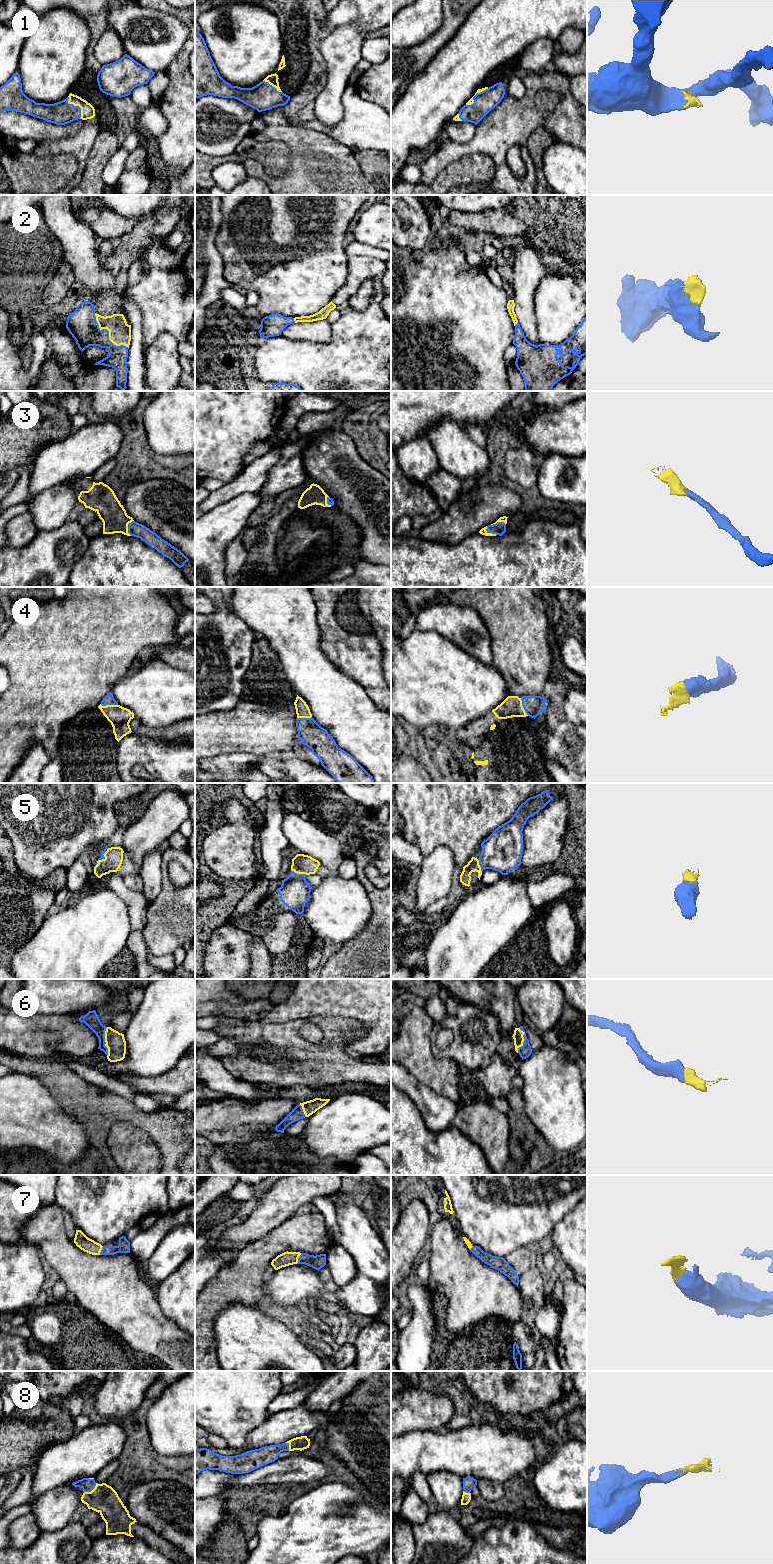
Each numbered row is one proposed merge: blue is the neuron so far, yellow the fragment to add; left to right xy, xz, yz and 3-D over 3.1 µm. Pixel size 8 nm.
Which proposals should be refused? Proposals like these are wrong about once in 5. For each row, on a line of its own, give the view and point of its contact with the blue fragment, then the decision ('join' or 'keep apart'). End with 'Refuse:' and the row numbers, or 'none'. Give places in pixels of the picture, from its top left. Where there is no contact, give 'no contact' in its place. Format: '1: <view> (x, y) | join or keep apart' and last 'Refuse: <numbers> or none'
1: xy (76, 106) | join
2: xy (108, 333) | join
3: xy (128, 527) | join
4: yz (523, 707) | join
5: xz (299, 874) | join
6: xy (104, 1041) | join
7: xz (298, 1258) | join
8: xy (91, 1490) | join
Refuse: none

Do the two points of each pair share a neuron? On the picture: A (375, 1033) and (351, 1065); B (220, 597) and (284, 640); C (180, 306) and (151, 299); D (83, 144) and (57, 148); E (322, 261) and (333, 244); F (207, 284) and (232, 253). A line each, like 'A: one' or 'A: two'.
A: two
B: two
C: one
D: one
E: one
F: two

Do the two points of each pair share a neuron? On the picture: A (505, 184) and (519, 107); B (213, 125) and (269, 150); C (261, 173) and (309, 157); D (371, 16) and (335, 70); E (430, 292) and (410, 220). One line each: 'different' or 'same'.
A: same
B: different
C: same
D: same
E: different

